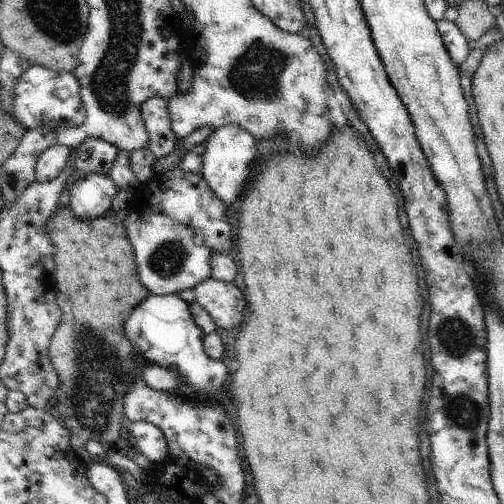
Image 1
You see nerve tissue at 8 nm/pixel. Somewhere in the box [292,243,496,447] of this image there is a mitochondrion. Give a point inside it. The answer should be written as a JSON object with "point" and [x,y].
{"point":[455,336]}

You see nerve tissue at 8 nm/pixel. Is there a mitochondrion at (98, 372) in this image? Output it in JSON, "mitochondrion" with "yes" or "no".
{"mitochondrion":"yes"}

